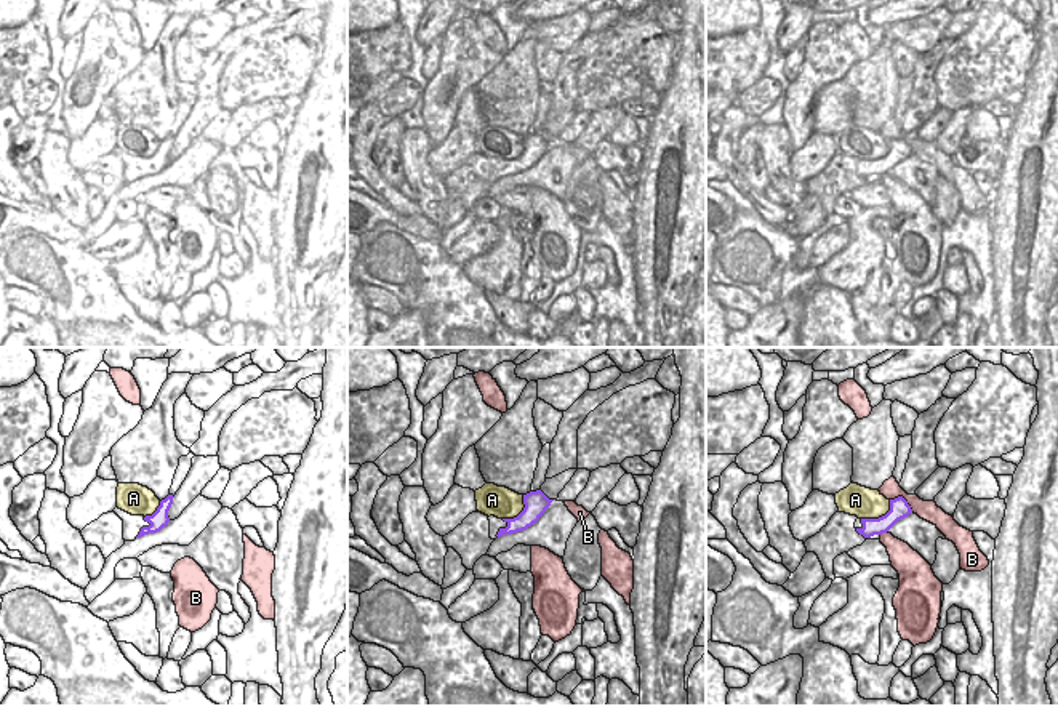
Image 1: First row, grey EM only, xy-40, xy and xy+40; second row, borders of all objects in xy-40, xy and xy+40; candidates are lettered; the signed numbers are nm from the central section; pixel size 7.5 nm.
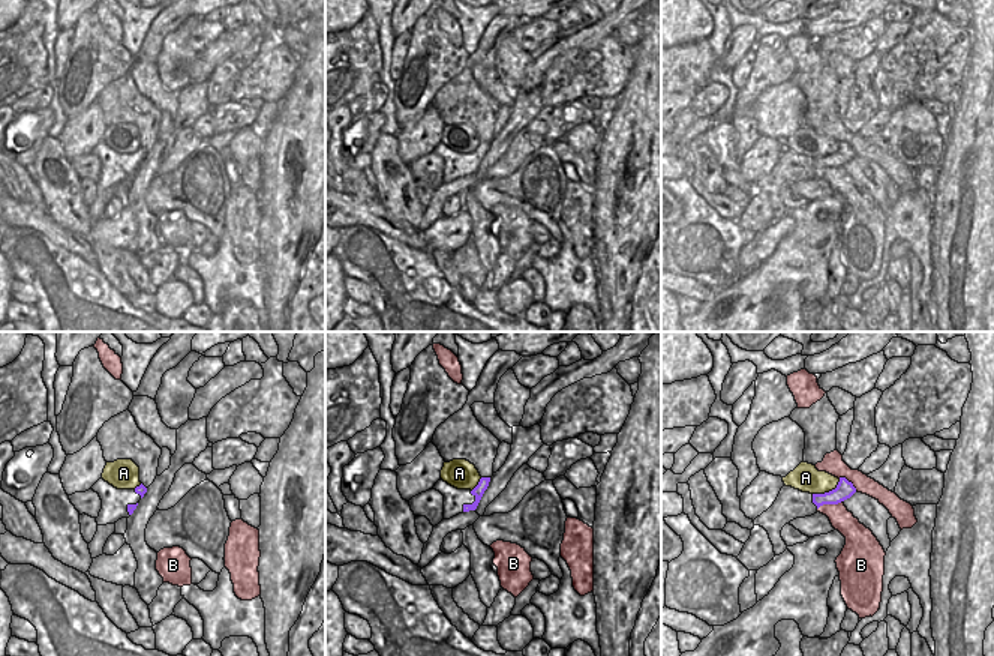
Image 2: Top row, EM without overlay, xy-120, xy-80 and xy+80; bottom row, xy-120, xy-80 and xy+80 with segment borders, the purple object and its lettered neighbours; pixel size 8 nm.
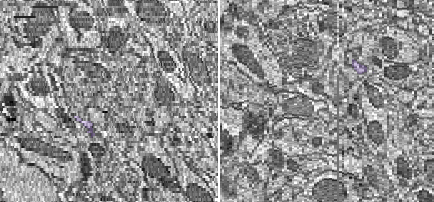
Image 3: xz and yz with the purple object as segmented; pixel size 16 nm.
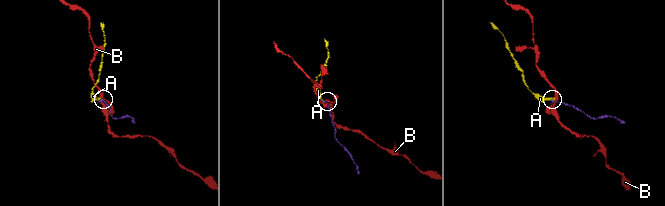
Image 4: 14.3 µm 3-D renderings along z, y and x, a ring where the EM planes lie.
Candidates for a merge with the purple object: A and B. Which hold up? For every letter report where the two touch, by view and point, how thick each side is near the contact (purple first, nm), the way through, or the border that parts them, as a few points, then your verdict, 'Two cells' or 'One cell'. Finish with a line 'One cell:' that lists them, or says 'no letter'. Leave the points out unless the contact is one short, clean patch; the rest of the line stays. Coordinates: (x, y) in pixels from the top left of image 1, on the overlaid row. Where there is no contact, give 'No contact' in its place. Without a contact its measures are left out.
A: Touches purple at xy+40 (879, 517). Thickness 140 nm (purple) against 240 nm. One cell
B: Touches purple at xy+40 (903, 498). Thickness 140 nm (purple) against 150 nm. Two cells
One cell: A.

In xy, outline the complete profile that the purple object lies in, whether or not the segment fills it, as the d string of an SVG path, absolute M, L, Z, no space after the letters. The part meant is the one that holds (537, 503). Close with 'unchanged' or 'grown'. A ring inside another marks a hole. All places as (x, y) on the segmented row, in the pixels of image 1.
M485 483L475 490L477 511L485 515L503 519L507 527L499 528L498 538L523 532L539 520L554 499L541 490L519 495L506 487Z | grown

